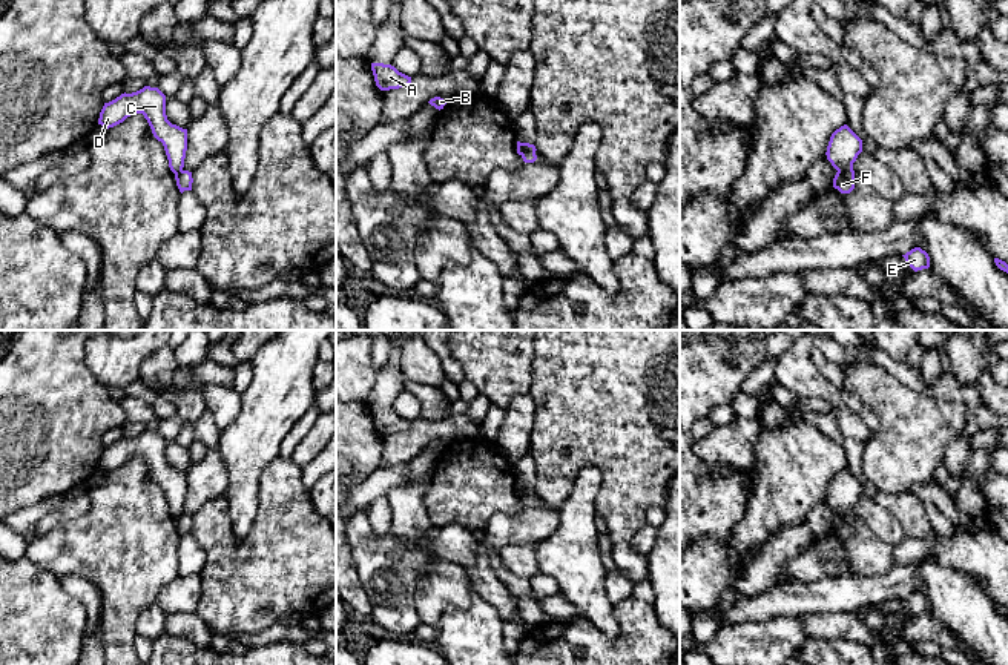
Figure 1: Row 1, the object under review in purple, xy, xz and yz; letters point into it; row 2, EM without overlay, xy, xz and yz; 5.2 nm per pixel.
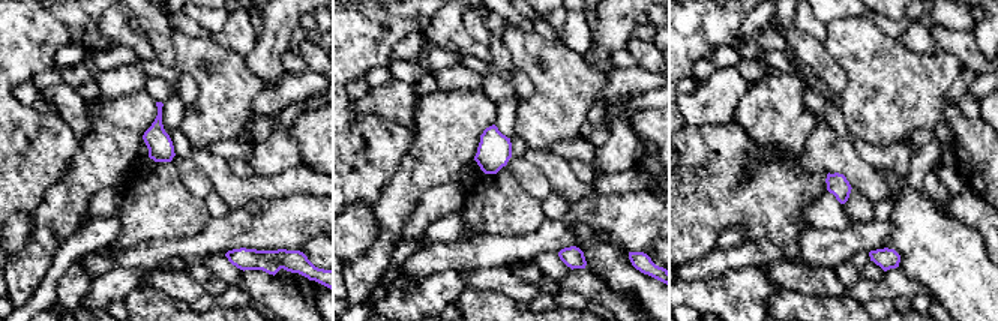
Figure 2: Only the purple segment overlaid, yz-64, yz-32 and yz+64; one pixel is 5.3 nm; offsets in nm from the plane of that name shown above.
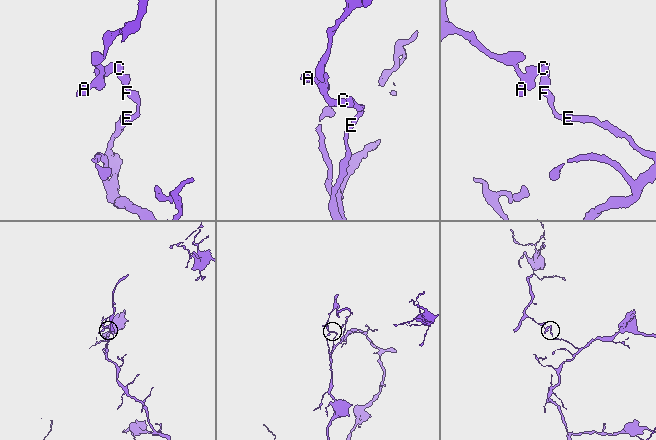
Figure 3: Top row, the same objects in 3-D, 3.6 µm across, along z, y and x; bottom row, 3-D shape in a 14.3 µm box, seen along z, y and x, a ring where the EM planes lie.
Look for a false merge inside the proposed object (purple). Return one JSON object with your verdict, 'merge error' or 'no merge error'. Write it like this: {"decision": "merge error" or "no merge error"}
{"decision": "merge error"}

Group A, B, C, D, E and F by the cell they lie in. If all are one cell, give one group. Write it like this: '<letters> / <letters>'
A B C D / E F

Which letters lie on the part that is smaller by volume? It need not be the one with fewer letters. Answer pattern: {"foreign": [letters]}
{"foreign": ["A", "B", "C", "D"]}

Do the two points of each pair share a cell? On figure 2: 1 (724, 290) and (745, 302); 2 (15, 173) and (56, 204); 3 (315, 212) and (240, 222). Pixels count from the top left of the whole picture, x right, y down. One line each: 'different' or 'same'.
1: same
2: different
3: same

